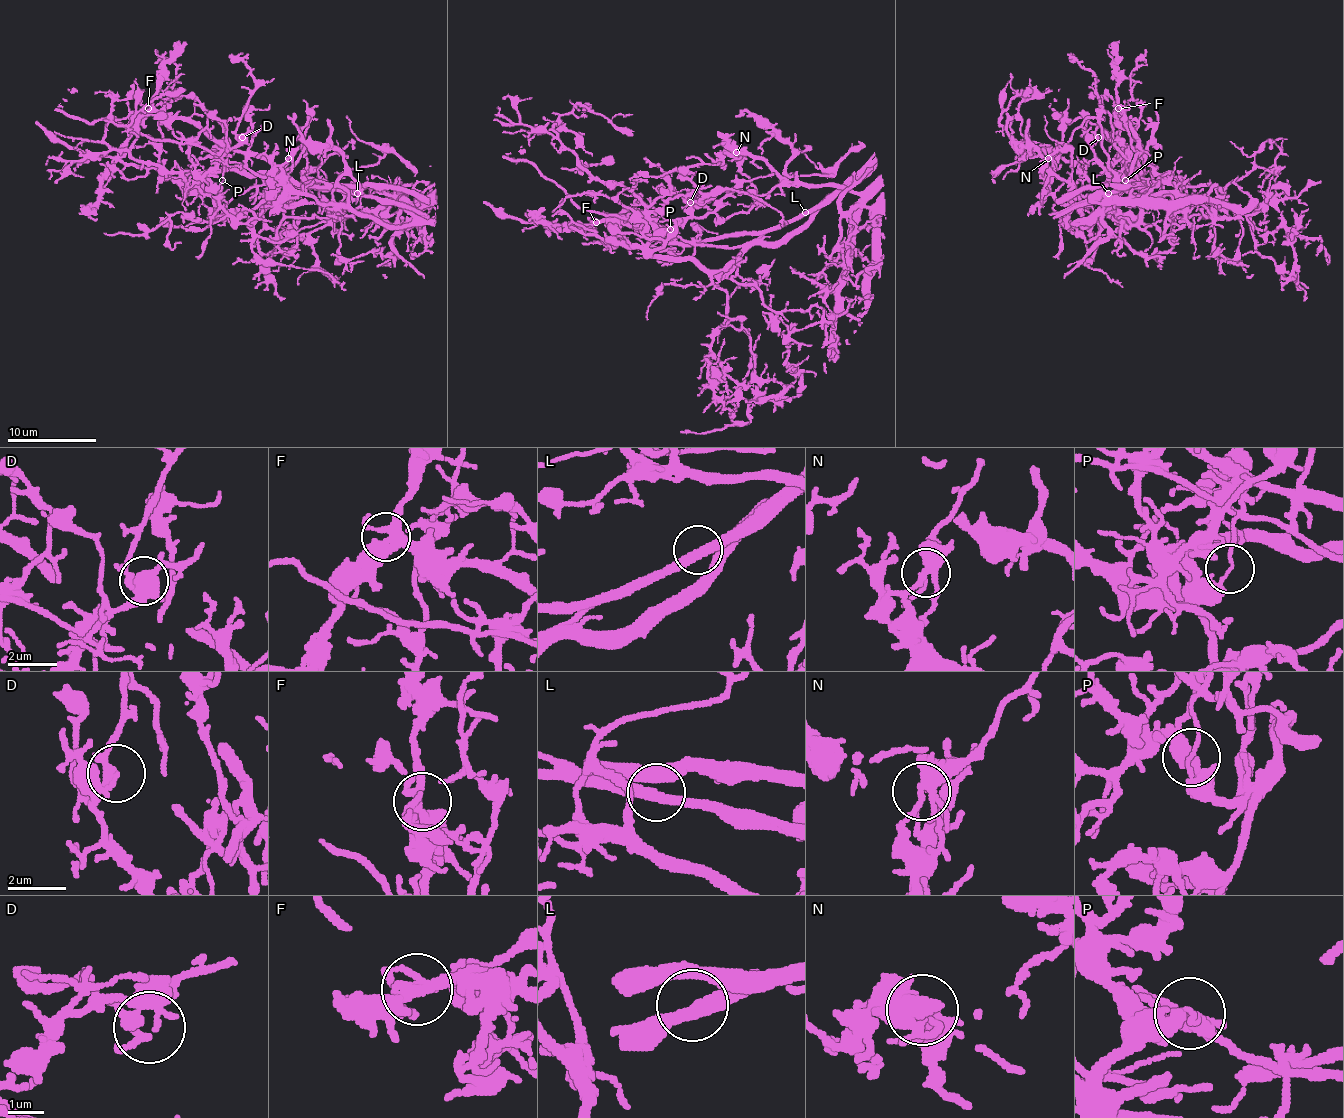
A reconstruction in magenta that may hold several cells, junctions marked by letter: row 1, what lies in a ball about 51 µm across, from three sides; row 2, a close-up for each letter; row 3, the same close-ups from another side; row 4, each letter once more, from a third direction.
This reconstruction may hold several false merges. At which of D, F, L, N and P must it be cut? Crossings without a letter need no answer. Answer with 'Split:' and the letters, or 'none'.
Split: L, N, P

